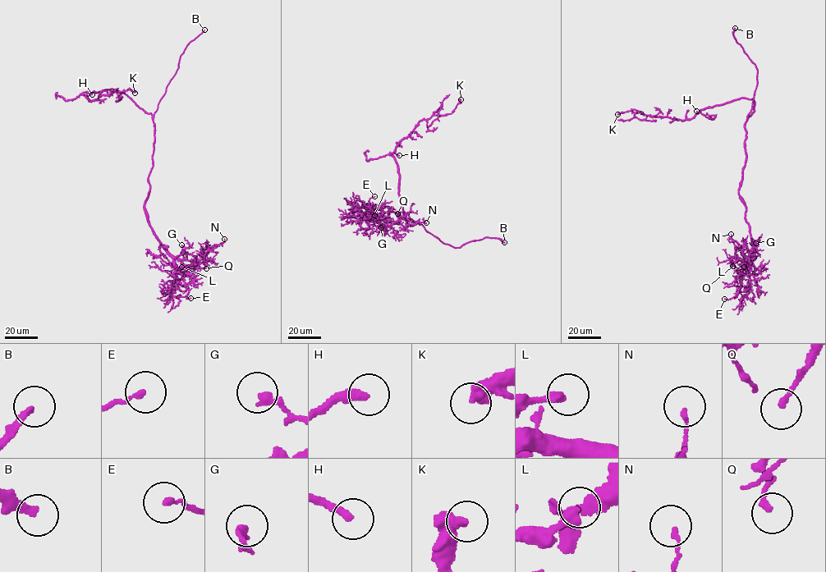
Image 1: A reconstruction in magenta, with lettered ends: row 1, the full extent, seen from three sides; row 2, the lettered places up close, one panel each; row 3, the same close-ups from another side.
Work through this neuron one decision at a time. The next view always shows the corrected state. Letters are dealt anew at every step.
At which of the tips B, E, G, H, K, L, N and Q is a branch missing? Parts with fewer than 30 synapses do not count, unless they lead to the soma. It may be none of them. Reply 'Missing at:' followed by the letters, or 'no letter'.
Missing at: B, H

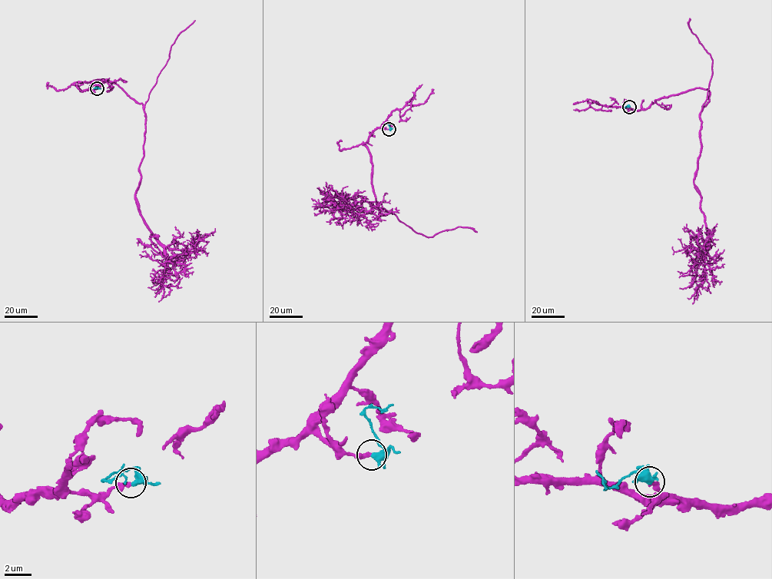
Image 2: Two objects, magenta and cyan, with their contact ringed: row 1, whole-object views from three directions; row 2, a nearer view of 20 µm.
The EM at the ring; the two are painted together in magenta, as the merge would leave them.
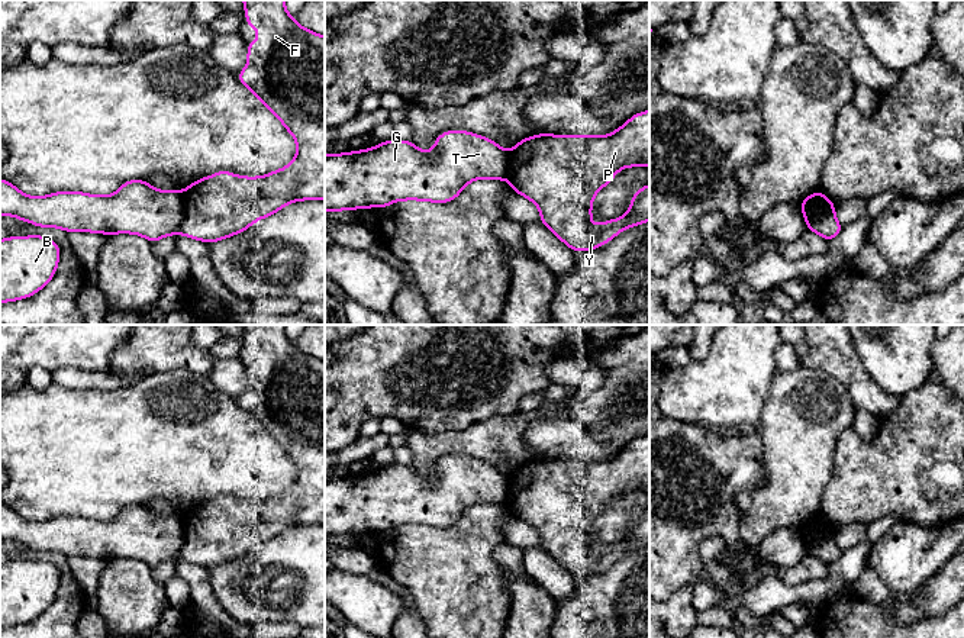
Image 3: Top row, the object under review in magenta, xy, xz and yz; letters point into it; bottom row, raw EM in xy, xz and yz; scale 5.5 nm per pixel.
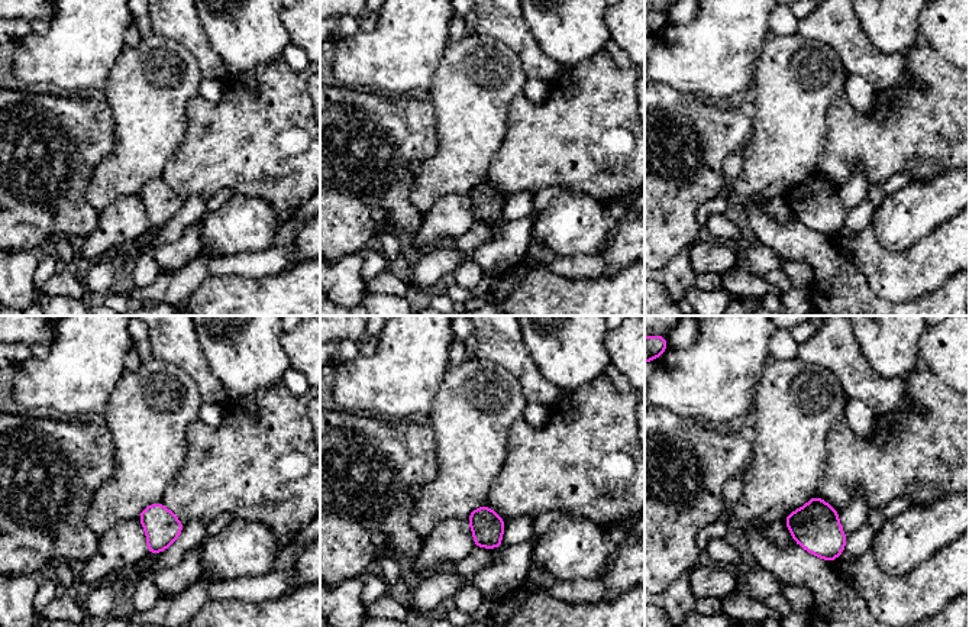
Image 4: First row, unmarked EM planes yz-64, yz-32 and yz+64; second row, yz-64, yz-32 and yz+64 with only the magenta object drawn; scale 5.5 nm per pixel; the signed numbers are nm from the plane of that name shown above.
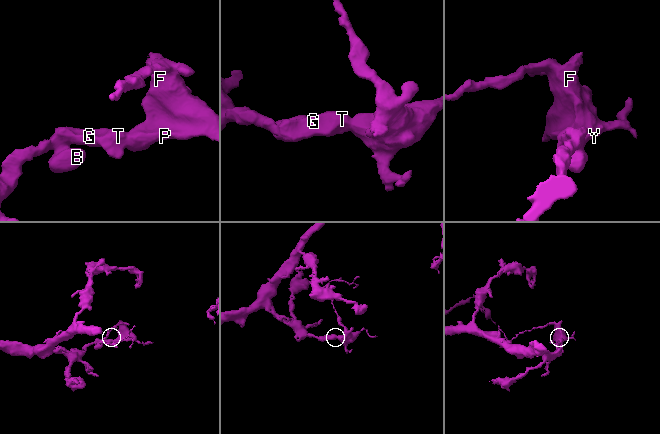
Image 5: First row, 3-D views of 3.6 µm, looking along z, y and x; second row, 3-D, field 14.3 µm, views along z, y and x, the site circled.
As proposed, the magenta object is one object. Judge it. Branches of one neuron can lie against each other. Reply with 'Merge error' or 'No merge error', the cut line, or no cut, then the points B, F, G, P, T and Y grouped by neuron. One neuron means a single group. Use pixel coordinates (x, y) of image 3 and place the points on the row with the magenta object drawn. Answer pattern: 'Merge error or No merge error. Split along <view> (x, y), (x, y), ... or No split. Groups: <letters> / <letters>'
Merge error. Split along xy (181, 193), (183, 221), (177, 232). Groups: B G T / F P Y

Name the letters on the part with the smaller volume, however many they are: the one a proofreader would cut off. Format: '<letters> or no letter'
F, P, Y

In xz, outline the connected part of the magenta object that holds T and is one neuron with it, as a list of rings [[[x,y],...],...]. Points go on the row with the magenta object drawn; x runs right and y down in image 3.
[[[449,130],[429,152],[410,141],[325,155],[325,212],[386,207],[400,200],[445,203],[477,178],[507,177],[509,154],[473,132]]]

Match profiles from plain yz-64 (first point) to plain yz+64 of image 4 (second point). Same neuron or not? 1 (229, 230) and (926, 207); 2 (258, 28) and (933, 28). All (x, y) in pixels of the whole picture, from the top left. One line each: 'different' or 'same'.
1: same
2: different

